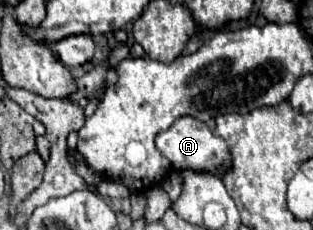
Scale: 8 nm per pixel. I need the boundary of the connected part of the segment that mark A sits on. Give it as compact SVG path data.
M193 117L177 119L167 131L157 135L155 143L157 143L157 149L171 161L171 165L177 171L191 169L197 173L211 173L215 177L221 177L223 173L231 171L231 151L227 149L227 143L223 141L223 137L217 137L199 119L193 119Z

